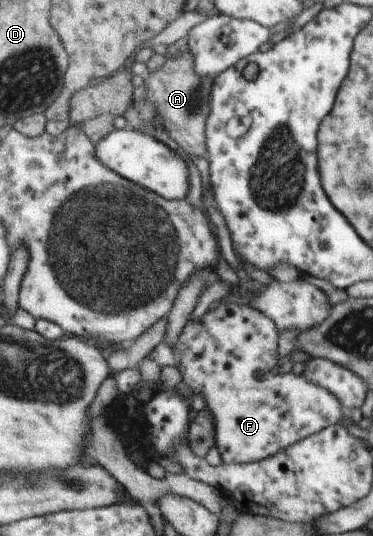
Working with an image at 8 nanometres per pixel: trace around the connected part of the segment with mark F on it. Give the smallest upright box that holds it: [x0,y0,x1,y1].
[173,303,341,464]

